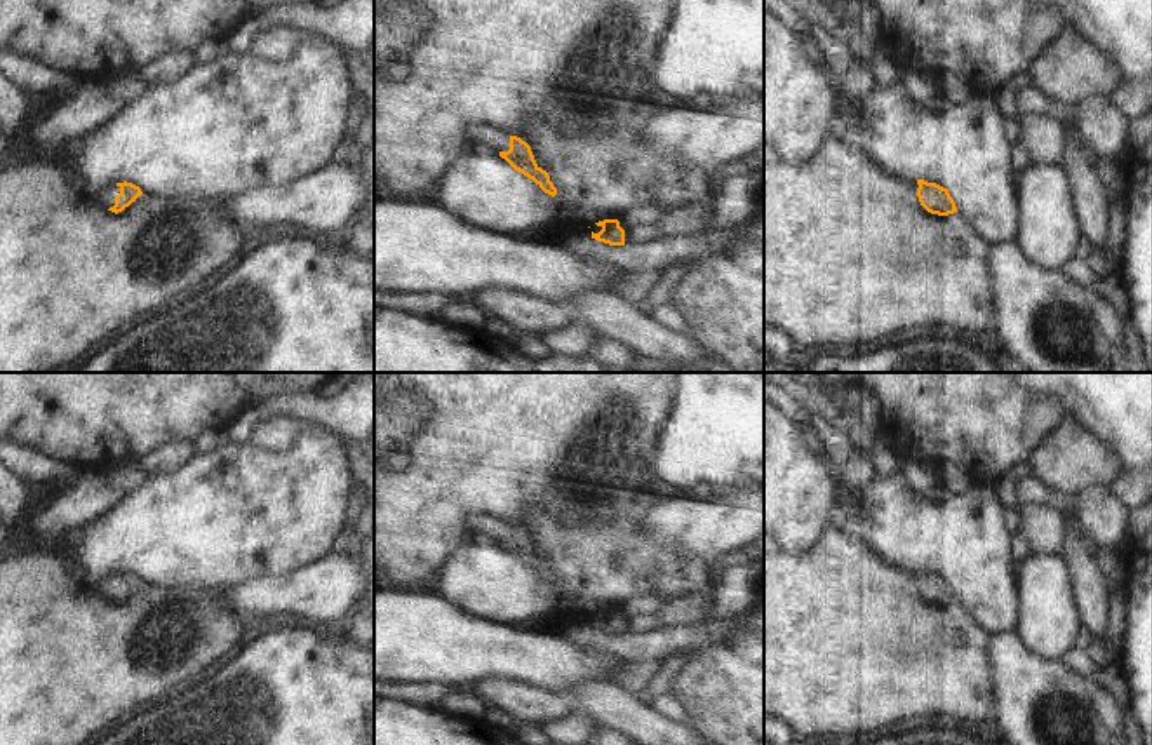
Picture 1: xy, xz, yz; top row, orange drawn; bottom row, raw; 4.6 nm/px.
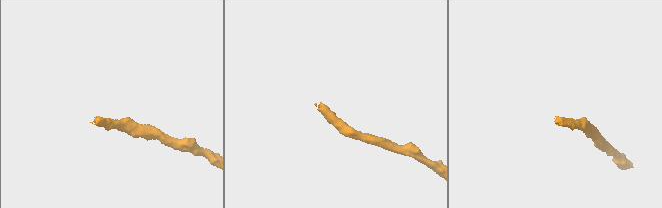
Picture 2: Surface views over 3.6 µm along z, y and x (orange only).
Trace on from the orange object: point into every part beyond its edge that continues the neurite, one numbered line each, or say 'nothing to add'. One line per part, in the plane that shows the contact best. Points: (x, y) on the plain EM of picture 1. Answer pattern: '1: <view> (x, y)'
1: xy (105, 587)

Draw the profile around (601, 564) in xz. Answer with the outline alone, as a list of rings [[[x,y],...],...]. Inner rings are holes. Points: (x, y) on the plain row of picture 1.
[[[639,498],[632,513],[590,524],[560,524],[538,505],[527,508],[520,526],[531,536],[538,557],[548,562],[557,585],[545,583],[539,574],[515,560],[489,534],[470,534],[440,567],[437,594],[487,621],[512,625],[526,620],[555,618],[562,611],[578,609],[592,616],[604,609],[618,609],[625,601],[658,597],[679,599],[705,590],[705,560],[686,552],[675,540],[653,543],[642,526],[646,498]]]

